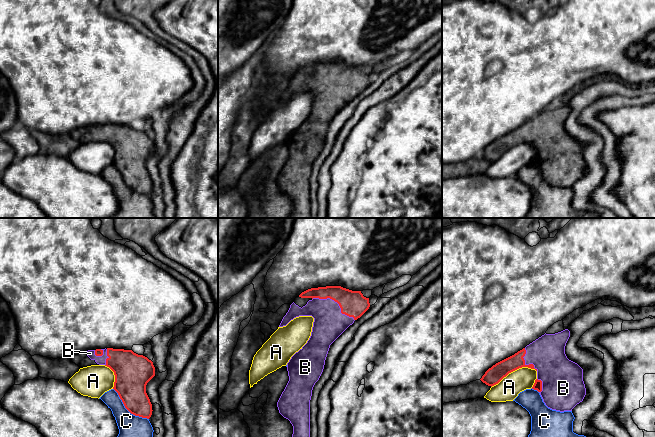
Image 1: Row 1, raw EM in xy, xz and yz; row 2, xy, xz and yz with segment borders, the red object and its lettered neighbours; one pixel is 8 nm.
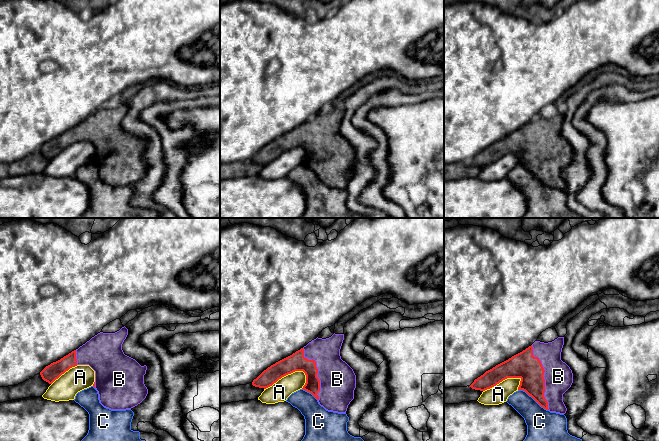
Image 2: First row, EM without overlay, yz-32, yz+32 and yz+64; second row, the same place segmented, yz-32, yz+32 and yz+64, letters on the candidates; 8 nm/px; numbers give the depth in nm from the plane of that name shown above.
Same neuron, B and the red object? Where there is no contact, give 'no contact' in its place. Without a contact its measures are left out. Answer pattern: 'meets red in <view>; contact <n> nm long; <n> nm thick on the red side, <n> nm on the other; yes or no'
meets red in xz; contact 380 nm long; 200 nm thick on the red side, 260 nm on the other; yes

